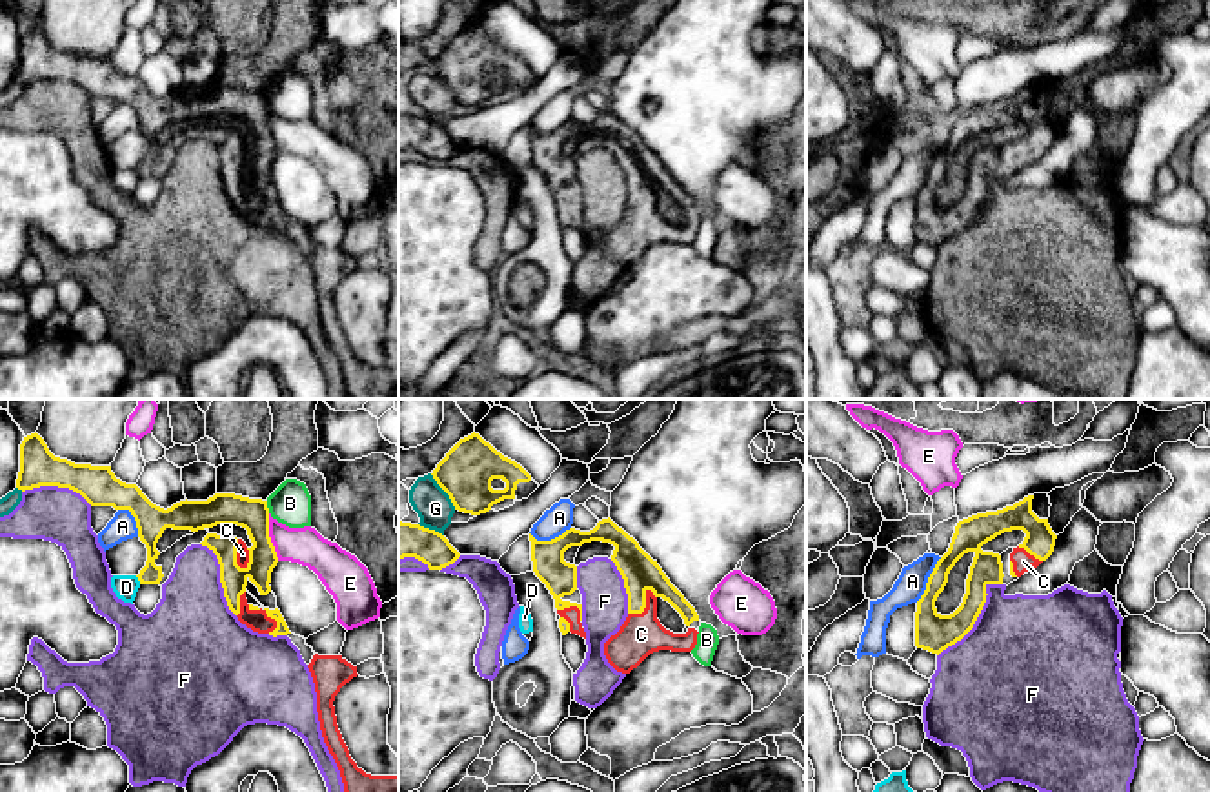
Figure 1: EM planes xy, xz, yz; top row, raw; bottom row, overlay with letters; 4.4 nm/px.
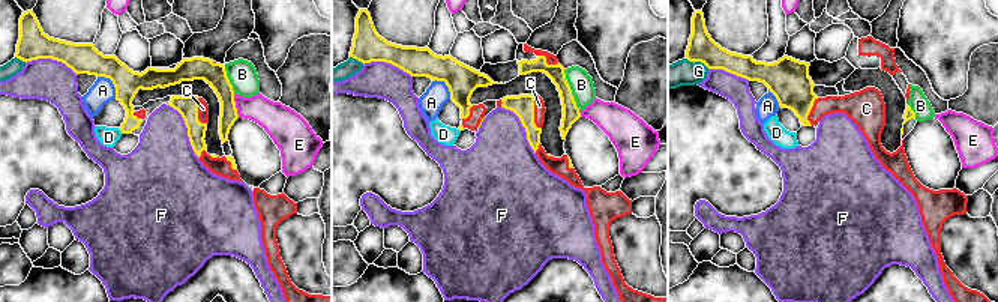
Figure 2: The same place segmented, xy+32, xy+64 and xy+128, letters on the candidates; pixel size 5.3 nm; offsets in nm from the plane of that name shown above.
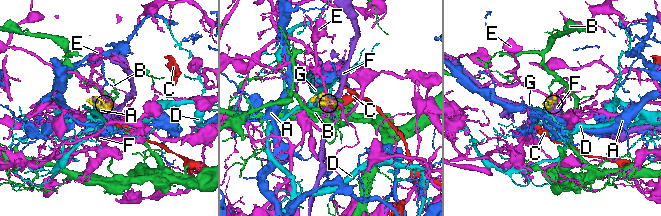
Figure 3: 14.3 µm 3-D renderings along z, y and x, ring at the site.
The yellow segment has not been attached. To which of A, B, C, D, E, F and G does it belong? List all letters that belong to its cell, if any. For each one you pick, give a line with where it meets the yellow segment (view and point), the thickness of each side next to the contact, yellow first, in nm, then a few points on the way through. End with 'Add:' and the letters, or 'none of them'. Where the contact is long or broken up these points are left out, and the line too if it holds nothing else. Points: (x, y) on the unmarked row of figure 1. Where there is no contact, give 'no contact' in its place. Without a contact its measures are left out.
C: meets yellow in xy at (235, 148); 140 nm thick on the yellow side, 60 nm on the other
Add: C

